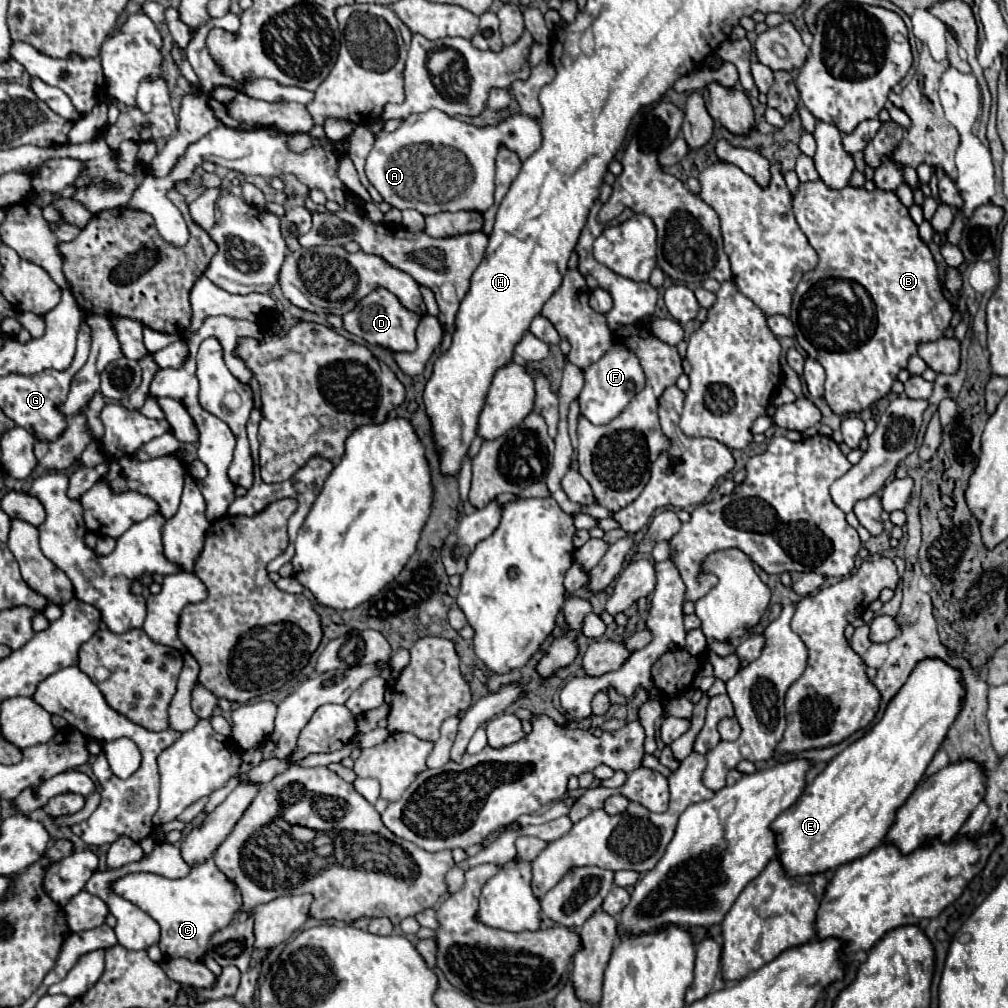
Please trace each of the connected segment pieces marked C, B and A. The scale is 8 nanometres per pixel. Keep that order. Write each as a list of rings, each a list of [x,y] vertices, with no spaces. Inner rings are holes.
[[[208,860],[200,866],[194,866],[184,878],[164,878],[160,874],[136,872],[126,874],[112,882],[112,892],[154,918],[160,926],[160,950],[168,958],[186,958],[190,962],[202,960],[208,940],[216,930],[222,930],[230,924],[234,912],[240,908],[238,888],[218,870],[218,866]]]
[[[816,180],[816,182],[808,182],[808,184],[800,184],[800,190],[798,194],[794,196],[792,200],[792,206],[794,206],[794,216],[796,216],[796,222],[800,226],[800,230],[806,234],[810,246],[816,250],[816,254],[820,256],[820,262],[814,270],[806,272],[802,282],[798,284],[798,290],[794,294],[794,300],[792,300],[792,314],[790,314],[790,320],[794,322],[794,330],[796,330],[796,340],[798,344],[802,346],[802,350],[810,356],[810,358],[816,358],[816,362],[822,364],[822,368],[826,370],[826,392],[824,392],[824,400],[828,402],[828,406],[832,408],[834,414],[838,416],[848,416],[848,414],[858,414],[862,410],[868,410],[872,408],[872,404],[876,404],[878,400],[882,400],[894,380],[898,378],[898,372],[902,368],[908,366],[908,358],[912,354],[918,352],[918,346],[920,342],[934,342],[936,338],[940,338],[944,334],[944,330],[950,326],[950,320],[952,320],[952,308],[948,304],[948,300],[942,296],[940,292],[940,278],[938,278],[938,270],[936,270],[936,262],[928,250],[928,246],[920,240],[918,236],[918,226],[912,222],[910,214],[908,214],[908,208],[896,198],[894,192],[884,192],[884,190],[872,190],[872,192],[866,192],[864,188],[842,188],[842,190],[830,190],[826,188],[826,184],[822,180]],[[840,286],[846,286],[846,288],[852,288],[854,290],[854,298],[856,298],[856,304],[850,304],[842,298],[842,294],[832,294],[832,288],[838,288],[842,290]]]
[[[440,110],[410,114],[394,132],[376,136],[366,158],[366,176],[380,196],[398,210],[414,208],[424,216],[448,210],[478,210],[482,214],[494,202],[494,160],[500,146],[526,160],[540,148],[538,122],[518,114],[498,126],[476,128]]]

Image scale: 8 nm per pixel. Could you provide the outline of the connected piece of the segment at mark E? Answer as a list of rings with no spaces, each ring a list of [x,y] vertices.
[[[924,658],[914,666],[908,682],[904,682],[904,686],[896,692],[896,698],[888,702],[882,720],[830,760],[814,782],[808,784],[812,786],[812,794],[802,794],[774,820],[772,830],[778,834],[778,854],[788,876],[830,872],[854,858],[868,854],[884,842],[896,820],[896,812],[914,792],[934,754],[942,746],[948,728],[954,724],[960,712],[964,696],[964,676],[958,668],[940,658]]]

